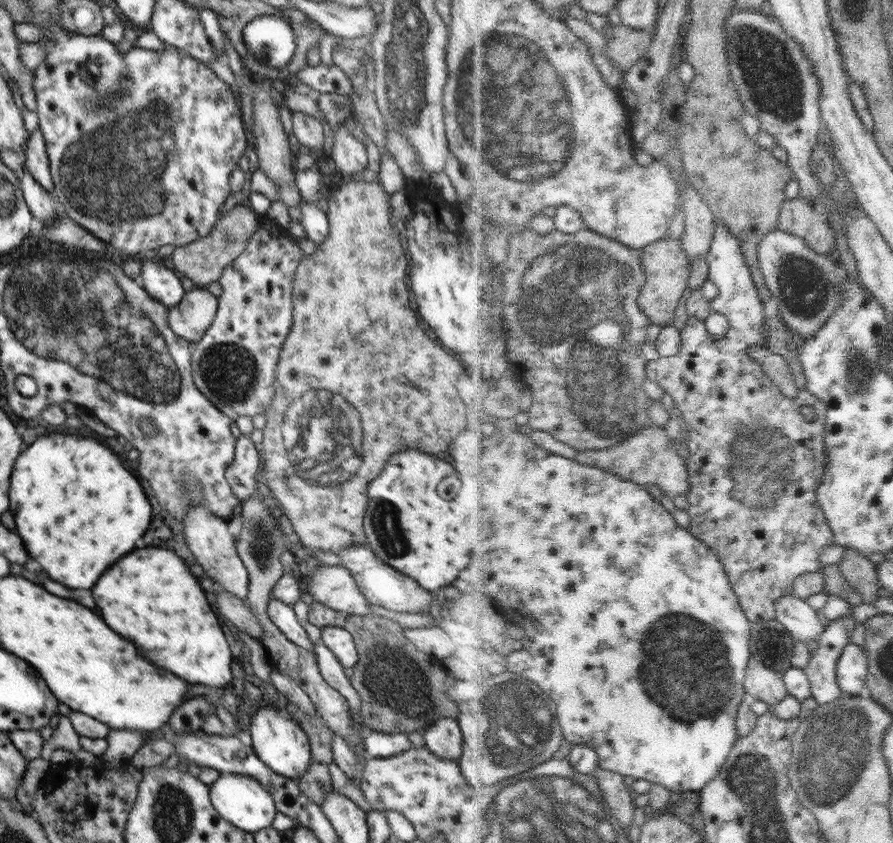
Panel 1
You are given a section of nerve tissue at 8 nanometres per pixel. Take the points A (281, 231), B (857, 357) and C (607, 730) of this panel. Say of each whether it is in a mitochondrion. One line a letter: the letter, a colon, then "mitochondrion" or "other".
A: other
B: mitochondrion
C: other

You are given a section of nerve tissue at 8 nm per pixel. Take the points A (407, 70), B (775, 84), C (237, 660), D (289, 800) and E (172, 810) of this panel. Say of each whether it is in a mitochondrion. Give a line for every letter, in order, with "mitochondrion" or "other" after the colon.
A: mitochondrion
B: mitochondrion
C: other
D: other
E: mitochondrion

